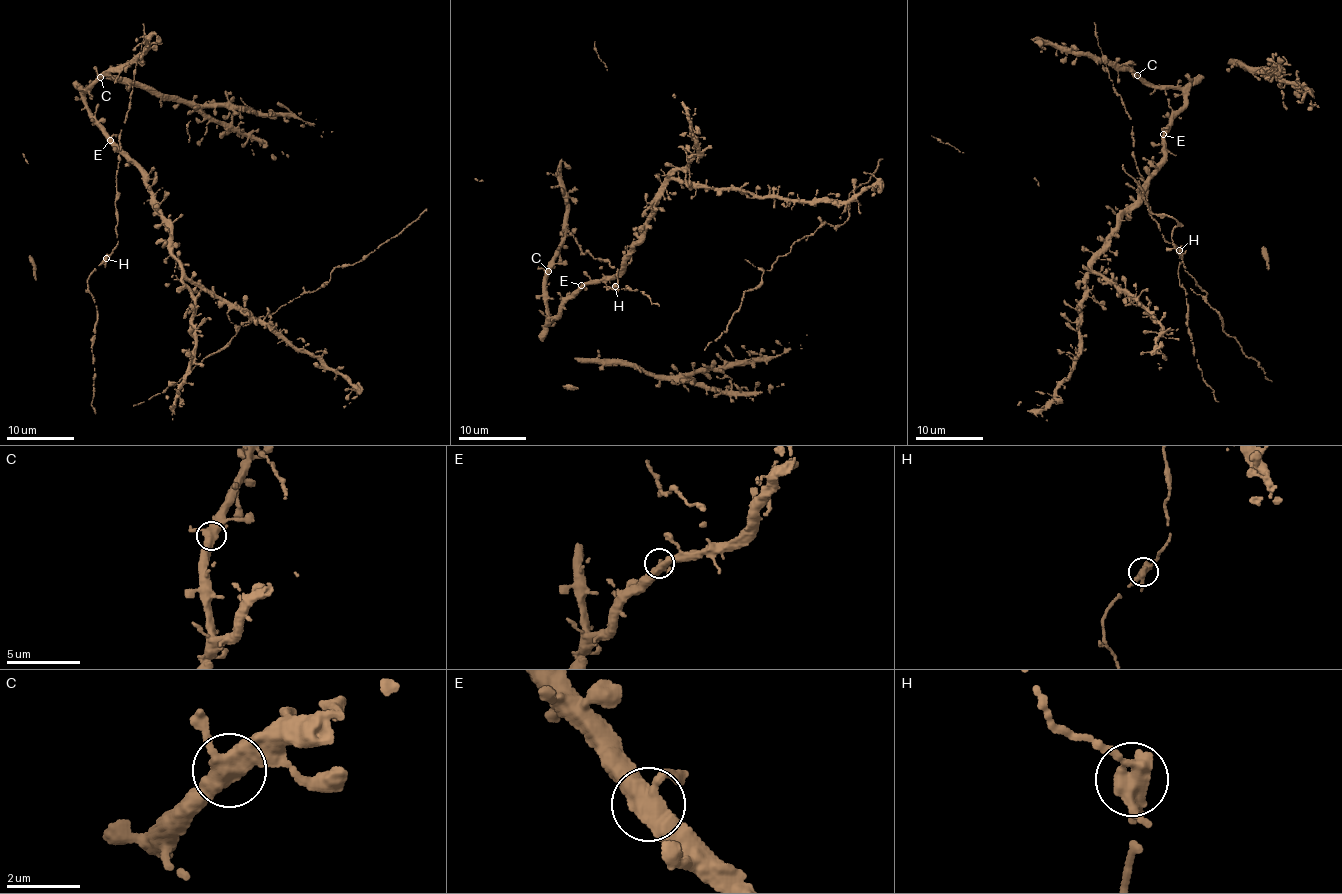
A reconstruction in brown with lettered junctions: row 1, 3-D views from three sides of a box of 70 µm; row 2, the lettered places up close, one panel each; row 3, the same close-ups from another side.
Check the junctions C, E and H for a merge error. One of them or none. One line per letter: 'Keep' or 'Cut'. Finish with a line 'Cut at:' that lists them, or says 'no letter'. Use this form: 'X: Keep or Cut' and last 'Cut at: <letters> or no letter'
C: Keep
E: Keep
H: Cut
Cut at: H

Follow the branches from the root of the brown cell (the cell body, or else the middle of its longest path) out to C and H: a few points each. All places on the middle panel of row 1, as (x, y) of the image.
C: (583, 288), (563, 304), (561, 312), (550, 317), (544, 275), (548, 271)
H: (583, 288), (557, 315), (548, 315), (545, 276), (567, 231), (581, 254), (588, 250), (617, 268), (615, 286)

